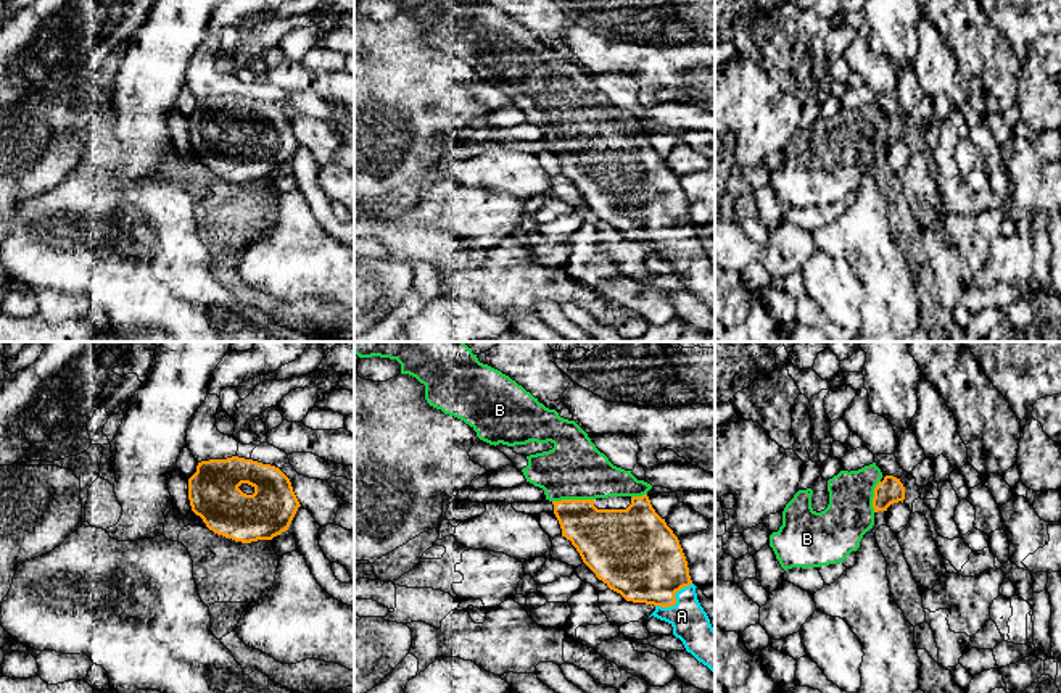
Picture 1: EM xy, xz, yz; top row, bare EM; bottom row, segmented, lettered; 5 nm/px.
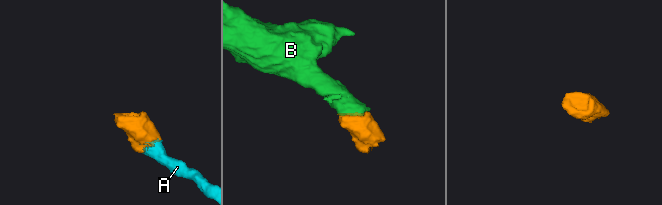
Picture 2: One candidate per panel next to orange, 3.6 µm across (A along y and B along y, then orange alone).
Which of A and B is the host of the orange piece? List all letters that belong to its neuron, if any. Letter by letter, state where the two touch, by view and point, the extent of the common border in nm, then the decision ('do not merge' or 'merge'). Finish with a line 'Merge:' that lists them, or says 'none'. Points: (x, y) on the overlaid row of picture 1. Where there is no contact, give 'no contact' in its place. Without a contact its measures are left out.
A: contact xz (675, 601); length 220 nm; merge
B: contact xz (572, 500); length 200 nm; merge
Merge: A, B

